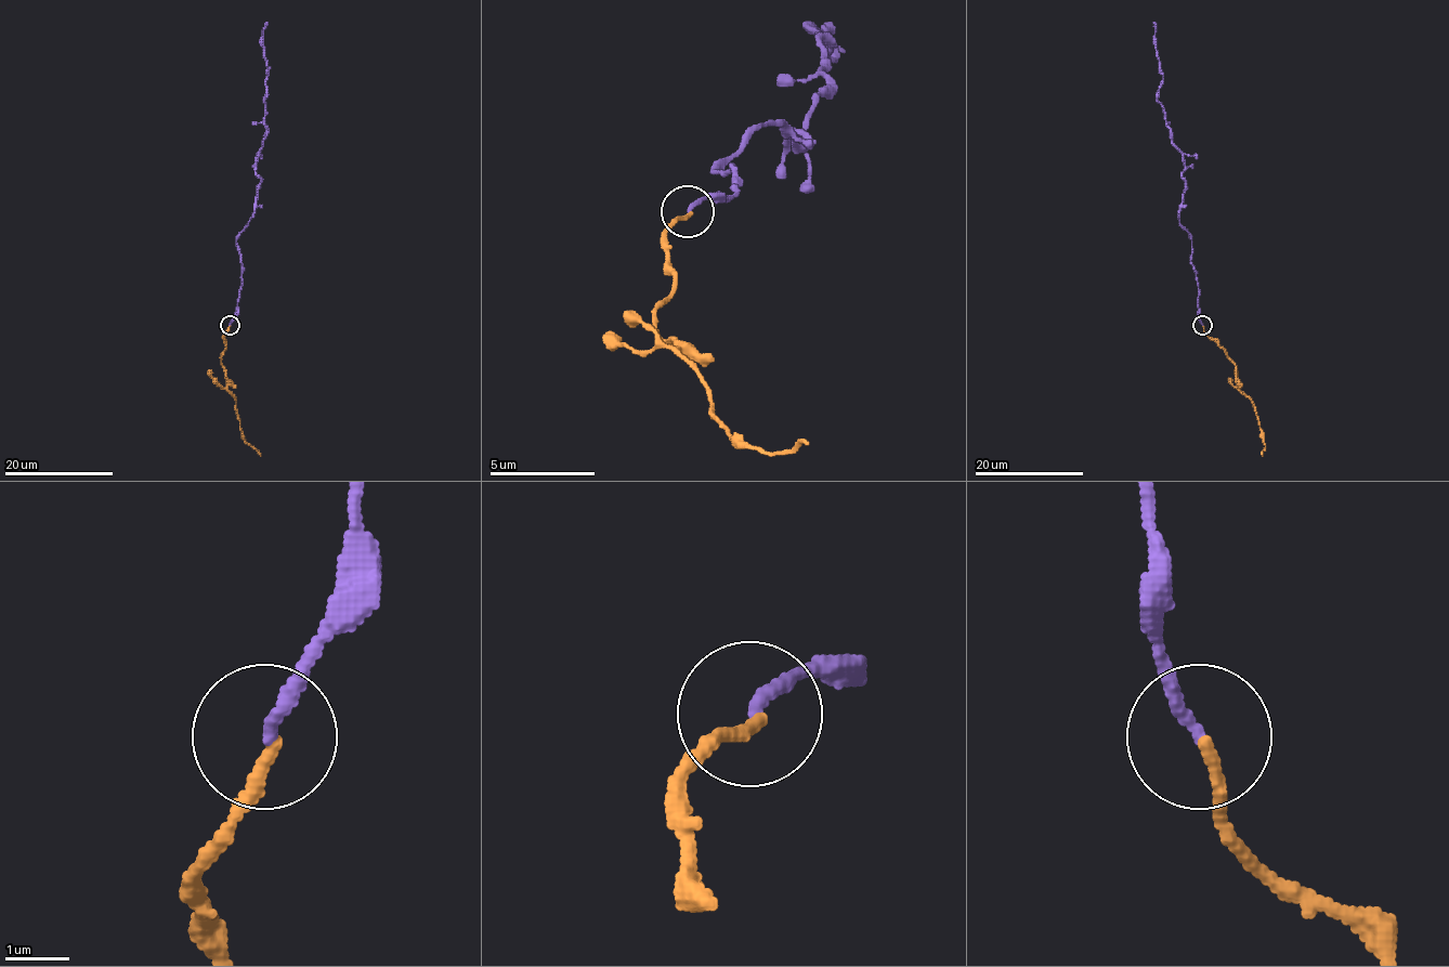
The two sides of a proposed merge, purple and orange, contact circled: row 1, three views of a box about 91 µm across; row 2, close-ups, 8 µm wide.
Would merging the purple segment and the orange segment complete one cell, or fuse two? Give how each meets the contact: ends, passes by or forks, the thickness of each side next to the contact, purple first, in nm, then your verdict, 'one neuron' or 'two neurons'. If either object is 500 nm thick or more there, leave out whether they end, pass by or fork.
purple ends | orange ends | 190/180 nm | one neuron

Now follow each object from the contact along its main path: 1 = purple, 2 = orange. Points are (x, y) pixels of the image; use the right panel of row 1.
1: (1202, 325), (1191, 237), (1179, 222), (1184, 153), (1158, 100), (1163, 73), (1153, 22)
2: (1202, 325), (1235, 366), (1238, 388), (1252, 401), (1265, 445), (1263, 456)

